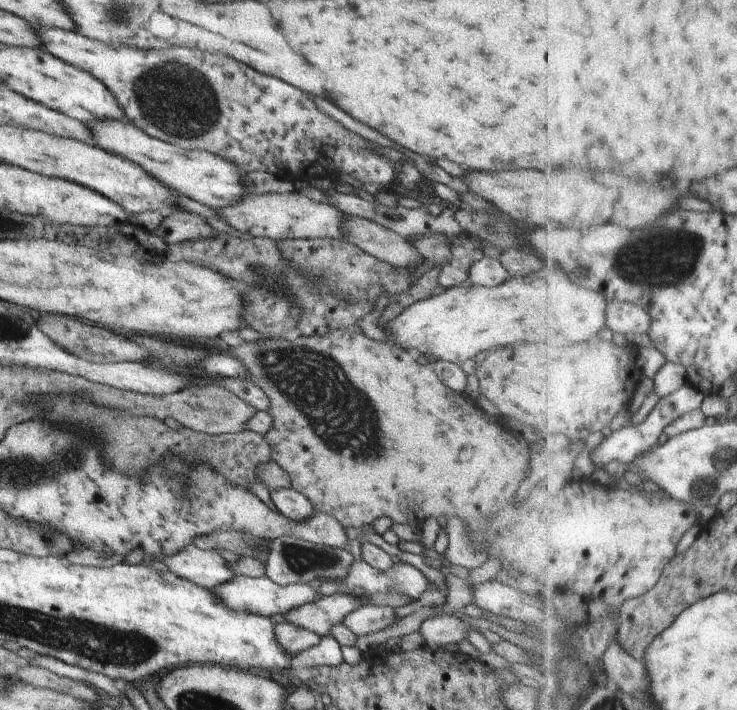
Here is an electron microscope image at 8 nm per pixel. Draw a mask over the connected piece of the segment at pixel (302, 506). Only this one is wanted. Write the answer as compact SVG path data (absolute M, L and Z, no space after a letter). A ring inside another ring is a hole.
M279 488L269 492L276 510L292 522L304 522L315 513L312 504L291 488Z

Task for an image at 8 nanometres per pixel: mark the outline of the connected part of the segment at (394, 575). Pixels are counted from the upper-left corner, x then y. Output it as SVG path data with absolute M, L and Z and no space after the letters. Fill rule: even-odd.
M357 552L354 553L354 558L351 565L346 569L344 578L341 580L349 591L356 589L357 591L364 591L365 593L373 594L374 592L396 592L398 594L403 594L409 598L417 599L421 594L431 588L436 590L434 587L430 586L423 575L404 562L393 564L392 568L386 572L378 572L373 568L370 568L363 560L362 557L358 555Z

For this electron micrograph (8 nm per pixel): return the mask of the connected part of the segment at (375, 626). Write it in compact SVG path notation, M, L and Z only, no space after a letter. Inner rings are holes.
M363 605L343 618L343 624L353 635L378 632L394 624L394 609L389 606Z

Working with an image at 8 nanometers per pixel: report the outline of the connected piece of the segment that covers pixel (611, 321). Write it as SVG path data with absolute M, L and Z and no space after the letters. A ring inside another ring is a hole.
M609 299L607 327L627 337L648 335L652 328L652 317L641 306Z

